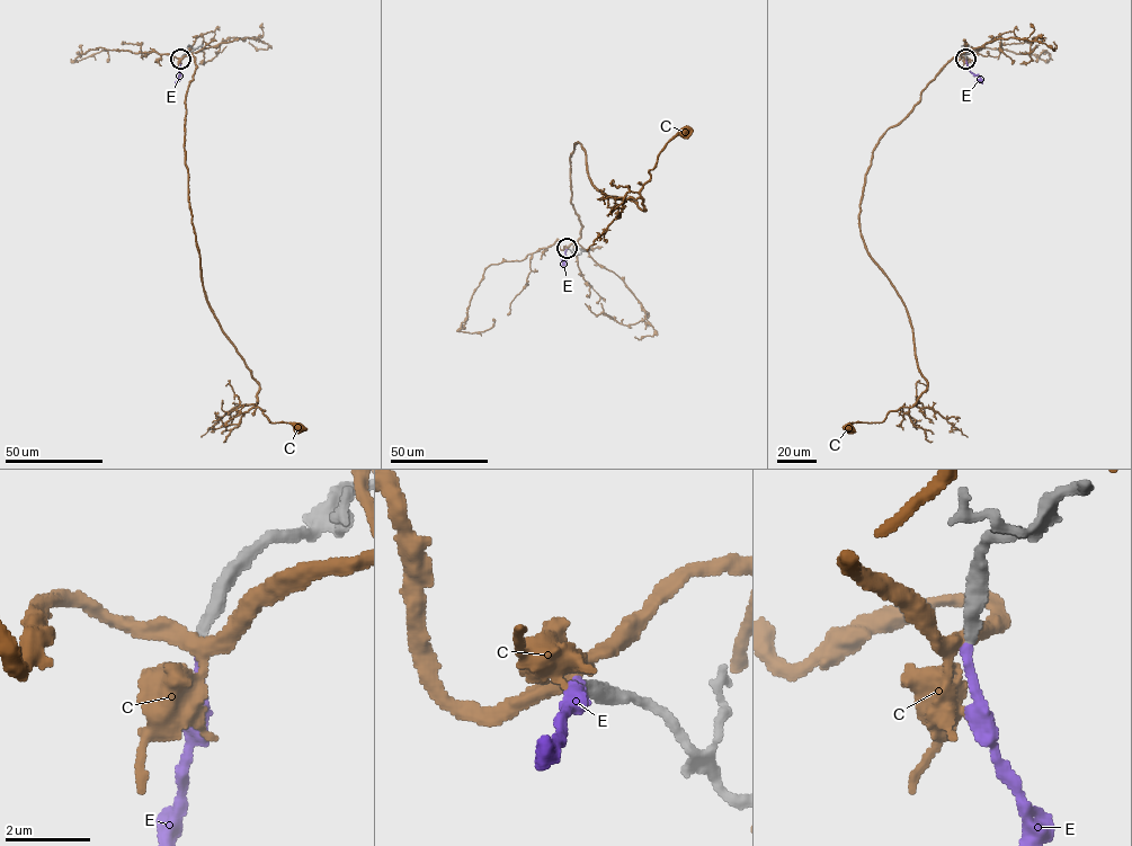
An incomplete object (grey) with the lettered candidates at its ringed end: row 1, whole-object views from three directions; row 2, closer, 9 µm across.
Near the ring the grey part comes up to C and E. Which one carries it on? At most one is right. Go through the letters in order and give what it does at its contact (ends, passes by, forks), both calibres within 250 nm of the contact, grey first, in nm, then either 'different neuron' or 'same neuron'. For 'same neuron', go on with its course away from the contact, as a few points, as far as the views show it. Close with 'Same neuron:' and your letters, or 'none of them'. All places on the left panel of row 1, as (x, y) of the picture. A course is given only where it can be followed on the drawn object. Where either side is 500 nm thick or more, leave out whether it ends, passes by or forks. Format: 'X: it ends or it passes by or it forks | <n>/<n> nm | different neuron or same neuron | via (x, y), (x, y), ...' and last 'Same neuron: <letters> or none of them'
C: it forks | 320/320 nm | different neuron
E: it ends | 320/220 nm | same neuron | via (180, 59), (180, 74), (175, 82)
Same neuron: E

